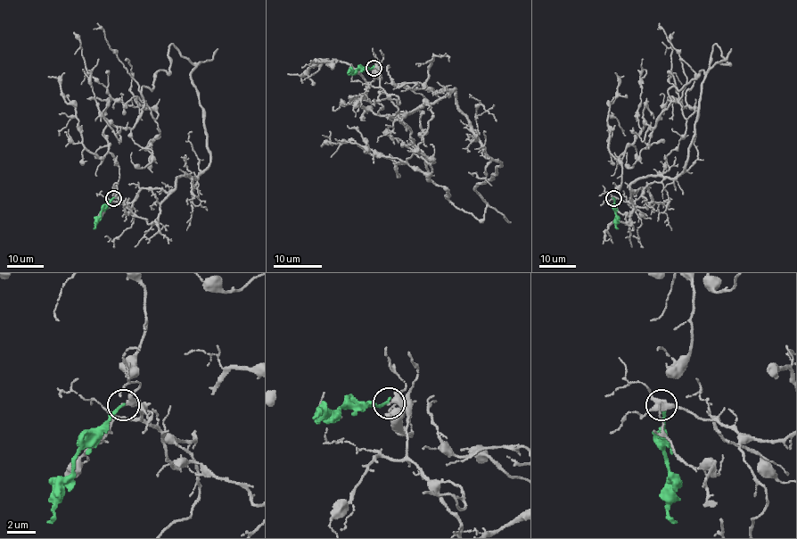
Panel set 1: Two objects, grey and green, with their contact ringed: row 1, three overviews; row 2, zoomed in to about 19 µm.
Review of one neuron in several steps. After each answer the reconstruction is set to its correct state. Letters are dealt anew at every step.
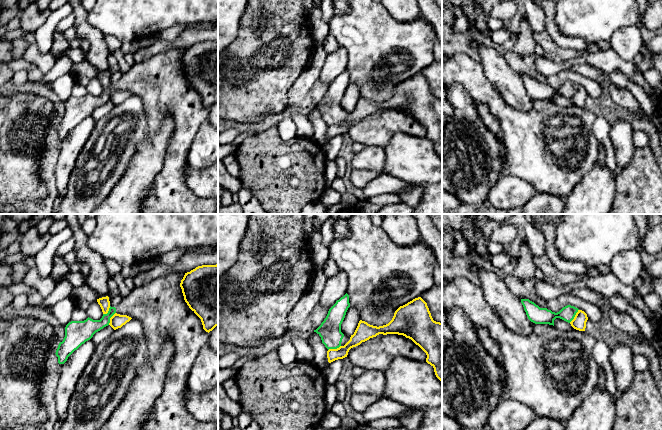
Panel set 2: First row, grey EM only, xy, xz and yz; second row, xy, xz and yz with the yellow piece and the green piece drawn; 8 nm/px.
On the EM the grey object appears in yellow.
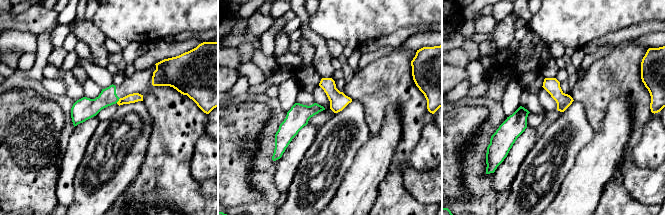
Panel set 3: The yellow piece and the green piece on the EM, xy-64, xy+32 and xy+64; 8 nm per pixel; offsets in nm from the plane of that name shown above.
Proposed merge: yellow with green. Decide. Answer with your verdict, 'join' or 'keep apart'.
keep apart

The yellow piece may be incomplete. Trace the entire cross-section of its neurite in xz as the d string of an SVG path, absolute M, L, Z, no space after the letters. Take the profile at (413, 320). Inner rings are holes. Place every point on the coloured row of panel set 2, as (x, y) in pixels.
M421 297L415 298L407 304L400 306L395 311L392 320L386 325L377 327L360 320L354 334L351 335L350 340L344 346L327 351L328 362L331 363L347 357L351 348L379 334L398 334L411 339L426 353L426 362L434 368L436 377L442 382L442 323L433 320L427 303Z

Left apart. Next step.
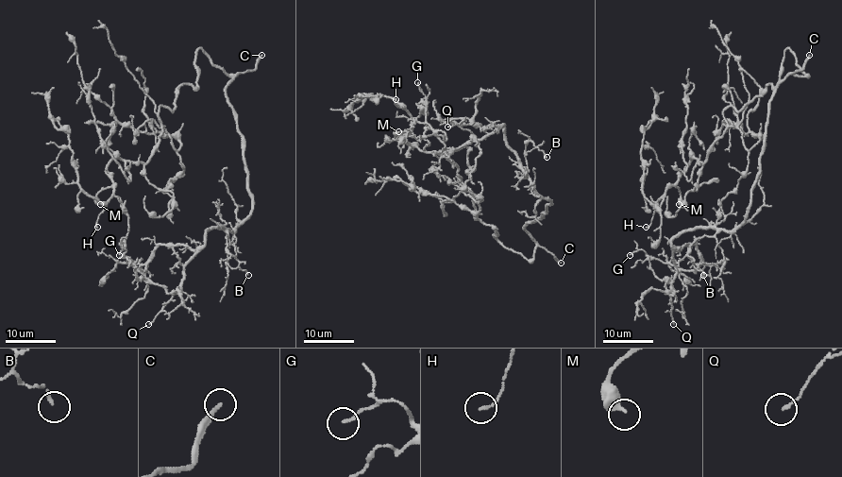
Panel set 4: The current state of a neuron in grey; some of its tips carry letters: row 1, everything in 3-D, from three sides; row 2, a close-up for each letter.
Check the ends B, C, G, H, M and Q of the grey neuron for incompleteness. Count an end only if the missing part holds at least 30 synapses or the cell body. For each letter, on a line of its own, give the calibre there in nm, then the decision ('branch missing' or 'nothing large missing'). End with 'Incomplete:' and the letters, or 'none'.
B: calibre 150 nm; nothing large missing
C: calibre 200 nm; branch missing
G: calibre 120 nm; nothing large missing
H: calibre 120 nm; nothing large missing
M: calibre 360 nm; nothing large missing
Q: calibre 140 nm; nothing large missing
Incomplete: C

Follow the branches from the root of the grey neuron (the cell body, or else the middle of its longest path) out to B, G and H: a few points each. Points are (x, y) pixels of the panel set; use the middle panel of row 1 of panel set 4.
B: (523, 256), (530, 260), (535, 246), (524, 227), (550, 203), (527, 174), (525, 143), (530, 141), (547, 157)
G: (523, 256), (530, 260), (535, 246), (524, 227), (550, 202), (535, 191), (504, 126), (446, 153), (417, 82)
H: (523, 256), (478, 219), (474, 195), (450, 161), (405, 139), (412, 116), (395, 99)

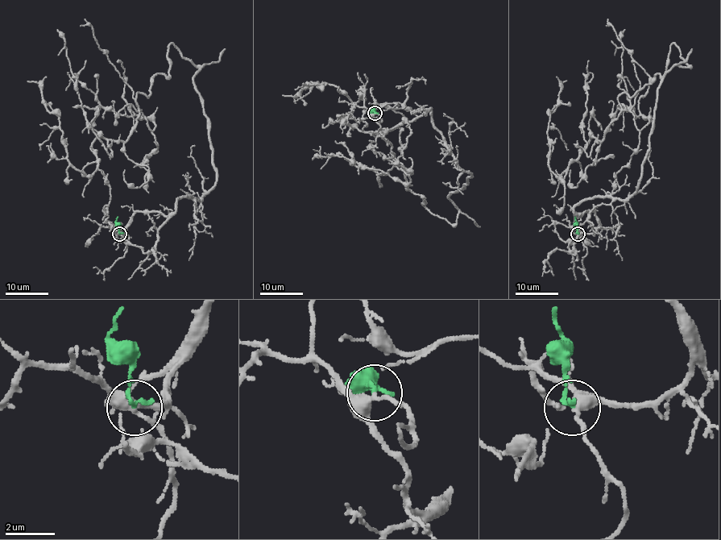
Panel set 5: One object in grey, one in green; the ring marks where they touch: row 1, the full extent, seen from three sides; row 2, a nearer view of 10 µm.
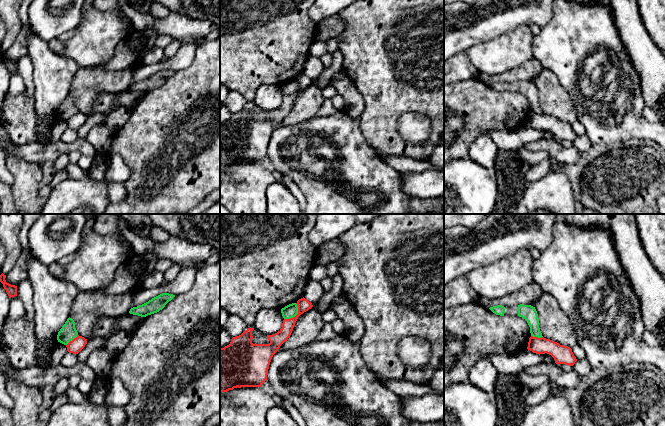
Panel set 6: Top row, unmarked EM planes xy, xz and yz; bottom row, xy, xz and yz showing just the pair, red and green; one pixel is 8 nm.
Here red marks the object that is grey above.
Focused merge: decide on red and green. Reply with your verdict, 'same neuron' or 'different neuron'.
different neuron

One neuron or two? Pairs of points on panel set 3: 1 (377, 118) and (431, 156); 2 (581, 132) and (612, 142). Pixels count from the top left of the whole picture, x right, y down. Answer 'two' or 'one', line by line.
1: two
2: two

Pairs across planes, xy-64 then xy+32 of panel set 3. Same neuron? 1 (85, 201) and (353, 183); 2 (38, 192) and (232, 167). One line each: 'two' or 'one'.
1: two
2: one

